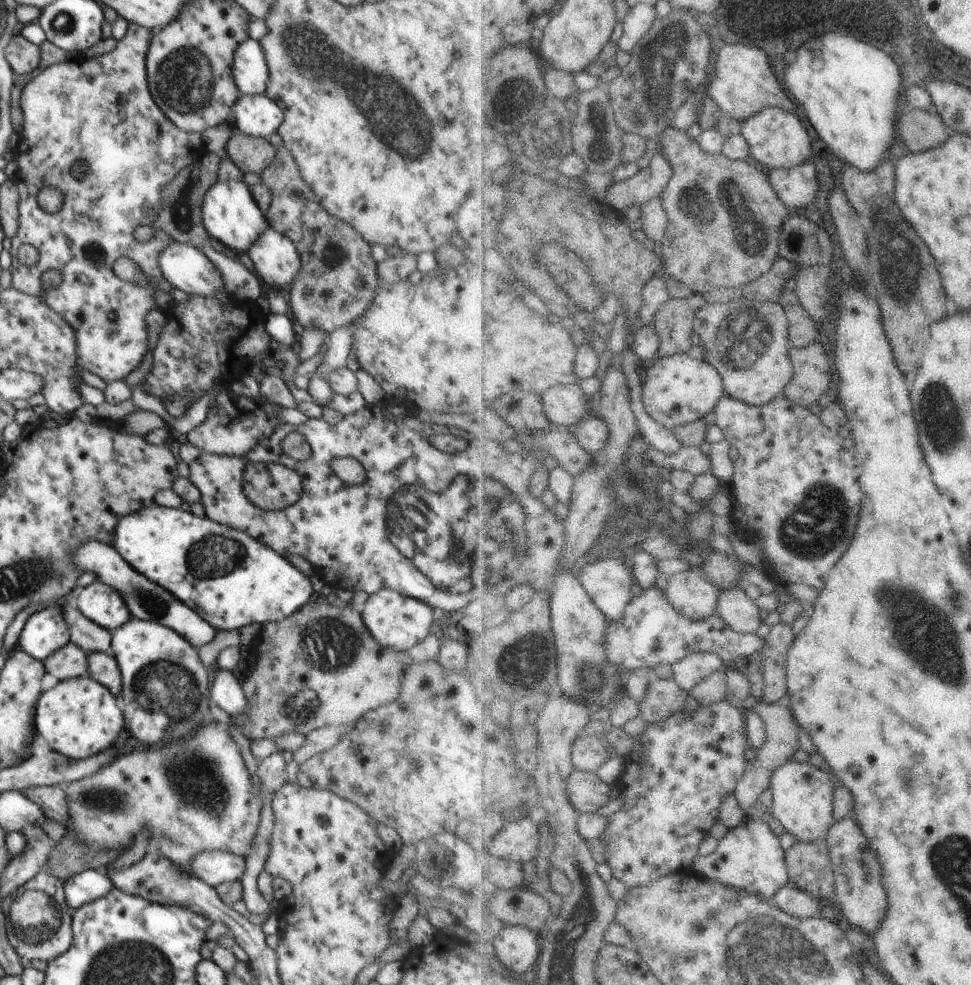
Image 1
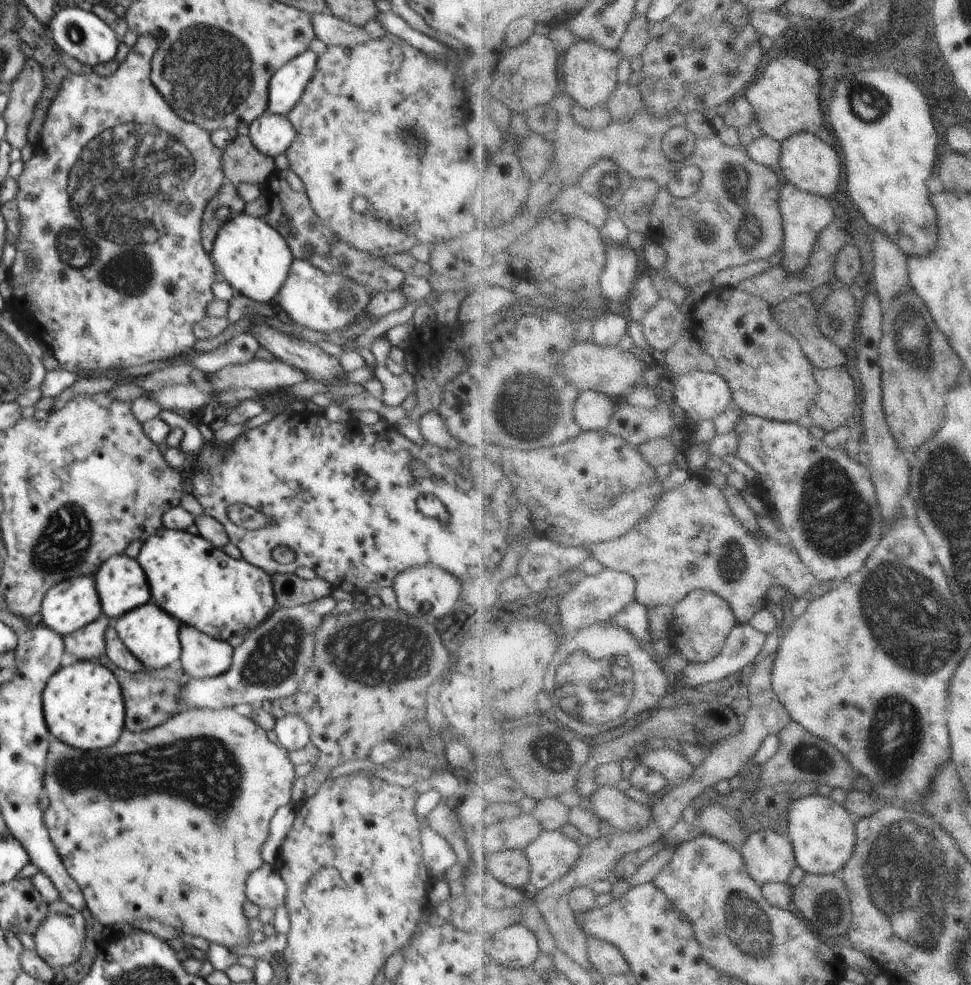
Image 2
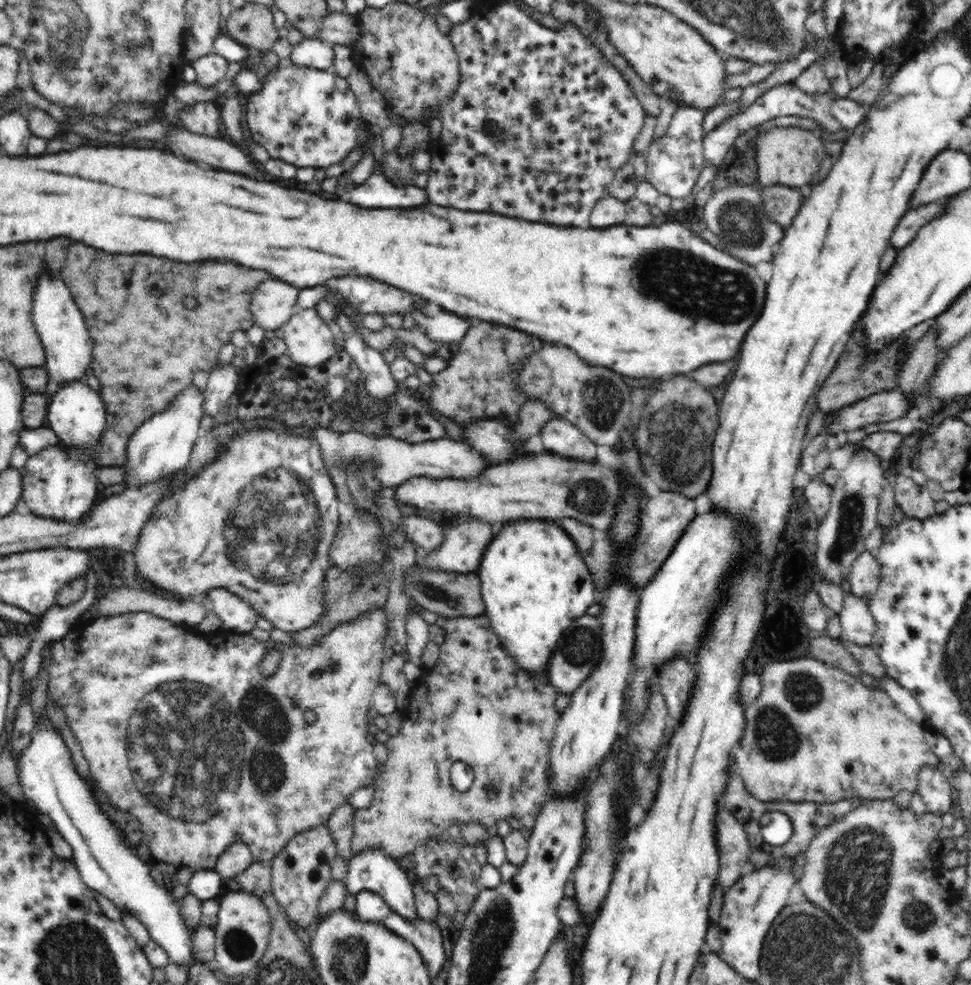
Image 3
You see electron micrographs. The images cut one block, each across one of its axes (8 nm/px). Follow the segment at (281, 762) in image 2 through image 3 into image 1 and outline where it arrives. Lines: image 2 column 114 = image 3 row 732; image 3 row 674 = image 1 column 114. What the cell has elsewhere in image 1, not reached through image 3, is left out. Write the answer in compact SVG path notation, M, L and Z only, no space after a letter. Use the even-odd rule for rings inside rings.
M212 720L198 728L190 738L134 750L92 776L63 785L71 823L71 826L66 826L66 834L72 832L78 843L94 852L112 851L114 854L114 851L123 853L128 850L136 834L147 828L149 844L154 844L162 856L190 876L194 876L190 874L191 862L200 853L220 850L245 857L255 839L265 800L259 784L248 773L239 746L230 733L227 726Z

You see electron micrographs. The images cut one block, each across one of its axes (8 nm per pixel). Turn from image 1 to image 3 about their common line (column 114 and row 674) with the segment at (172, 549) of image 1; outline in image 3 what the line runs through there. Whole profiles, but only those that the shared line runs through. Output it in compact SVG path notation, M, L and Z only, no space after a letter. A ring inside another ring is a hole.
M521 519L520 522L502 524L488 542L484 556L477 567L481 584L484 614L490 619L493 632L516 664L528 674L548 675L548 662L556 644L576 618L598 602L593 576L584 562L582 553L562 528L546 520Z

